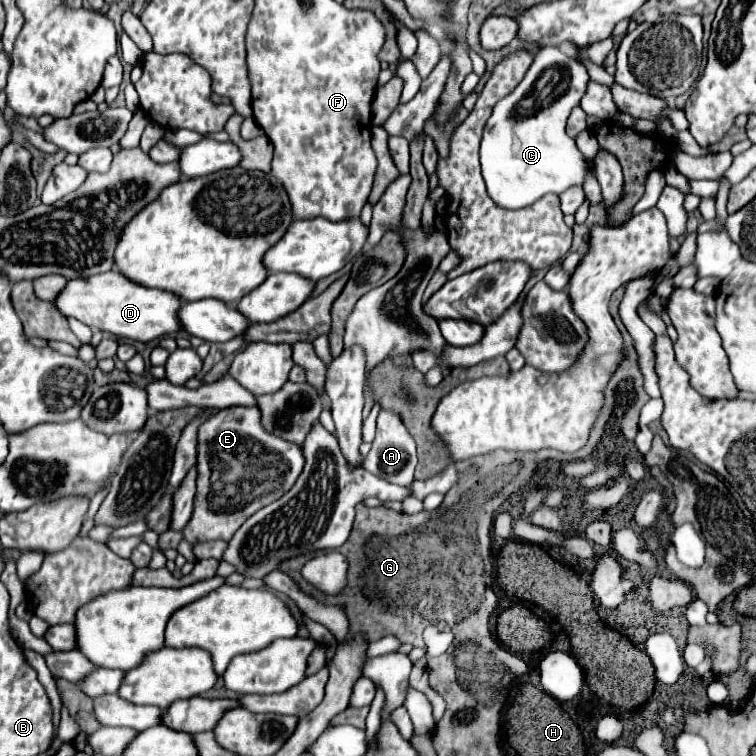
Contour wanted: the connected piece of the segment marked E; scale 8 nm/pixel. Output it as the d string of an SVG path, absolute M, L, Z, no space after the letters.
M231 406L219 410L215 416L211 416L205 424L199 428L199 454L197 454L197 496L195 496L195 512L191 522L183 528L183 542L179 544L179 554L183 554L187 560L195 560L191 546L195 542L209 542L209 540L231 540L231 536L237 532L237 528L257 510L263 506L279 500L299 478L299 472L303 468L303 454L301 446L285 444L283 438L271 436L269 432L263 432L259 424L259 408L257 406Z

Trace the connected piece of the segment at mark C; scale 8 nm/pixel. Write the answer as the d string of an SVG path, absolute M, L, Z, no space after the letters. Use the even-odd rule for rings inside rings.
M547 46L537 52L531 68L523 76L523 80L515 86L515 90L495 104L493 114L489 116L483 130L479 156L481 156L481 170L483 170L483 180L487 184L487 192L497 206L519 210L537 202L545 194L559 194L565 192L571 184L579 184L579 186L583 184L585 172L593 168L593 162L589 162L577 150L573 138L567 136L565 122L571 110L579 106L583 94L587 92L587 82L589 82L589 74L581 62L563 54L557 46Z

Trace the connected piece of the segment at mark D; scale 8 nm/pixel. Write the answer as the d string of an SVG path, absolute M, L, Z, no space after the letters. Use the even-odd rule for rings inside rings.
M117 268L89 278L67 280L65 288L51 300L51 304L65 318L75 318L87 324L89 328L109 332L127 340L149 342L179 330L179 324L175 324L175 308L179 308L181 300L175 298L175 294L171 292L137 286L135 282L127 280L121 272L117 272Z

